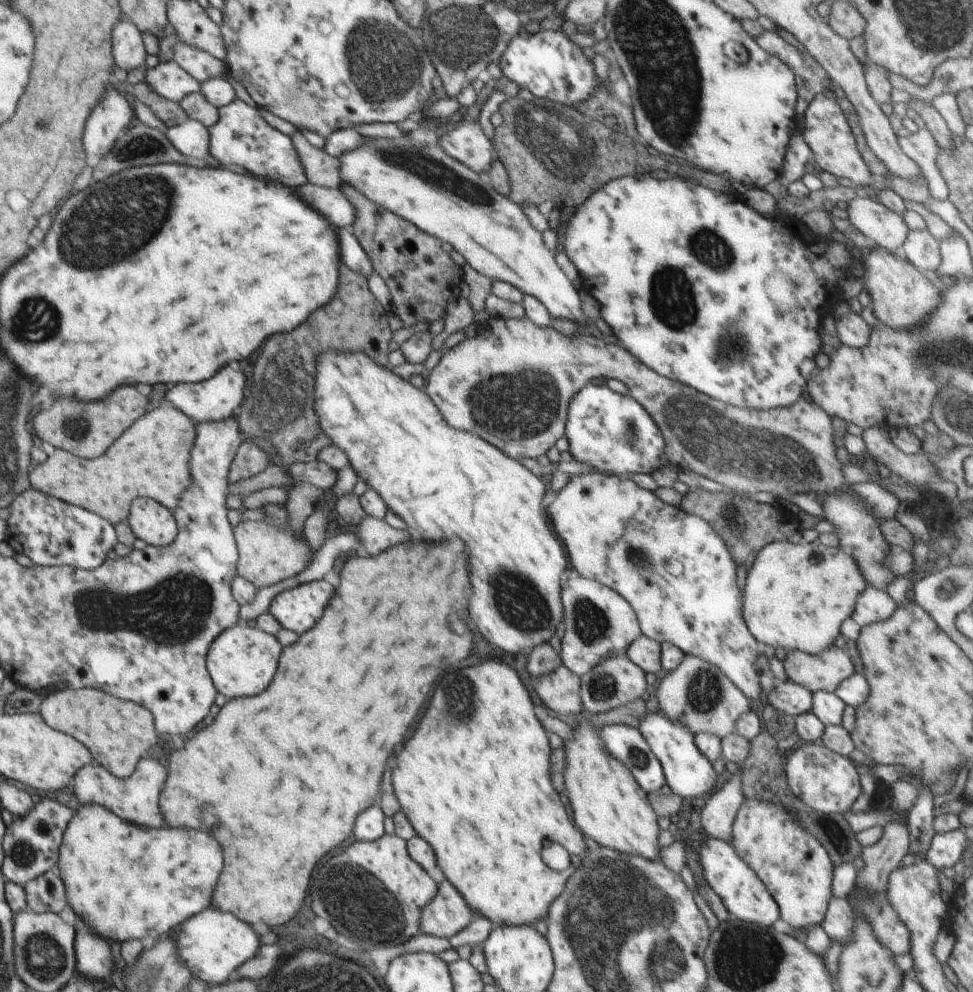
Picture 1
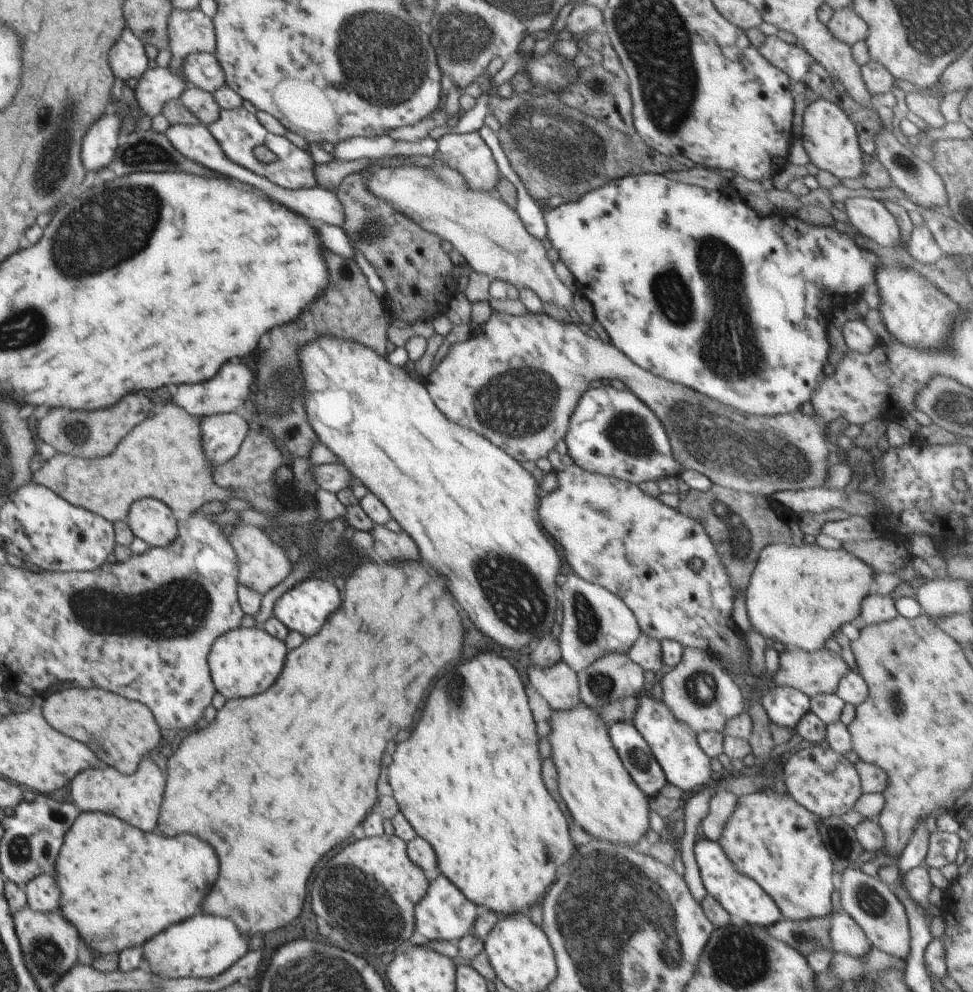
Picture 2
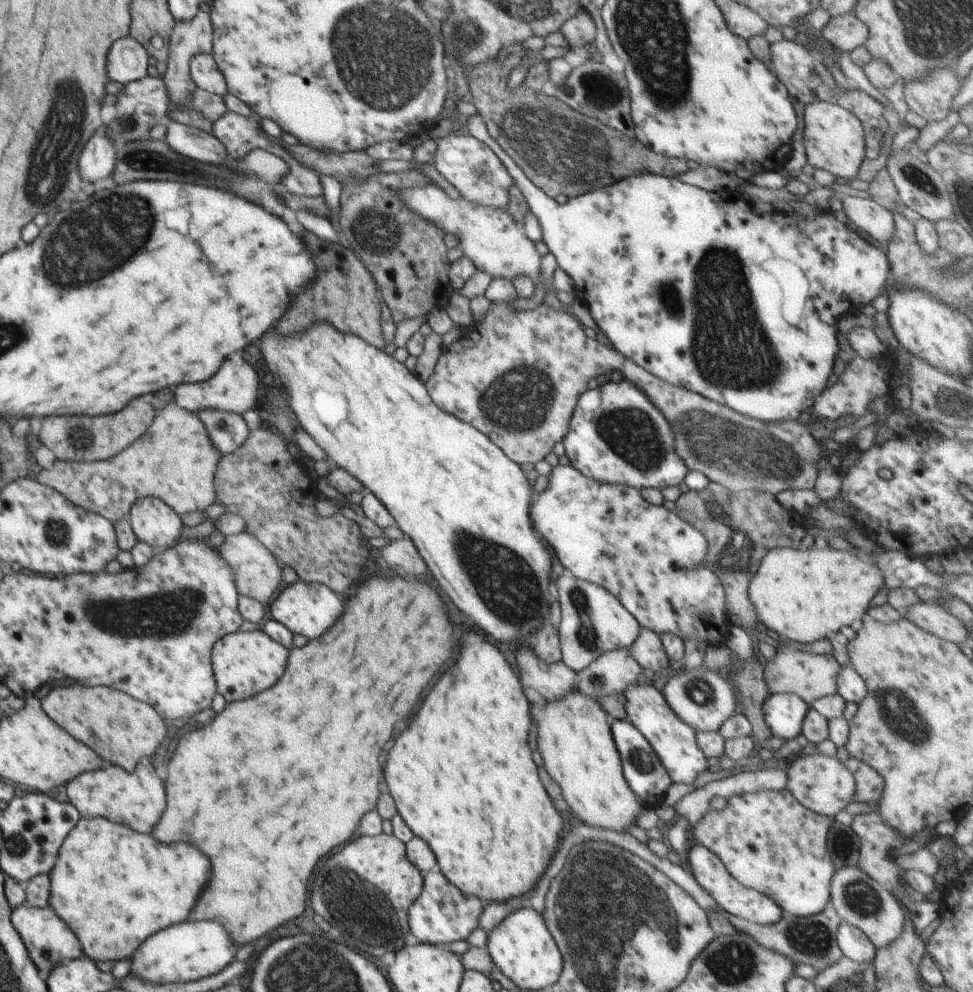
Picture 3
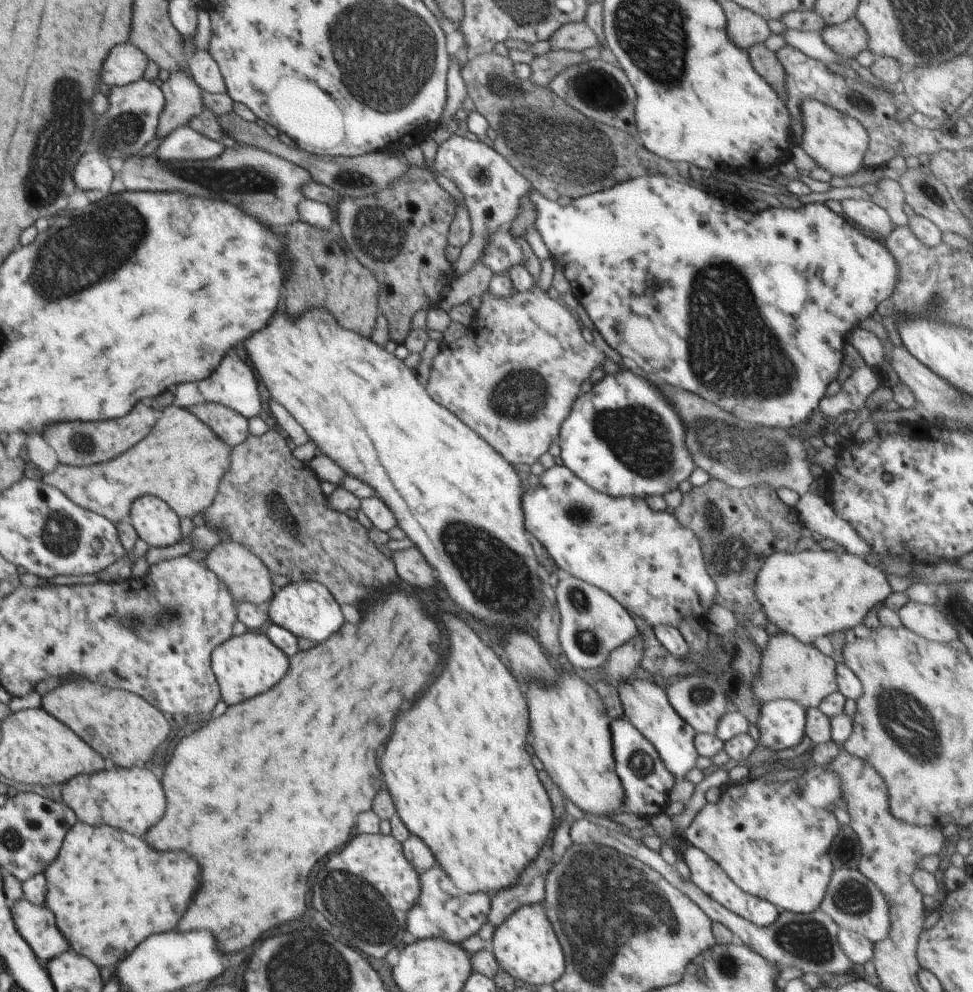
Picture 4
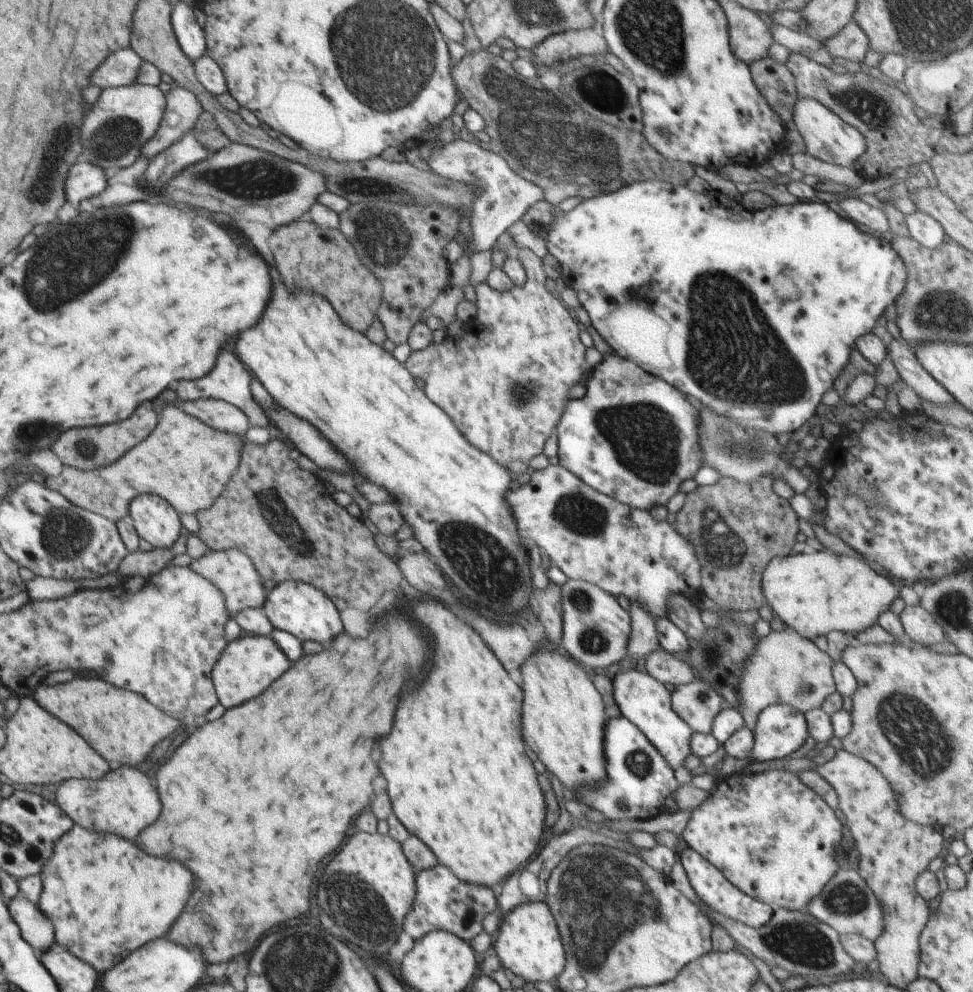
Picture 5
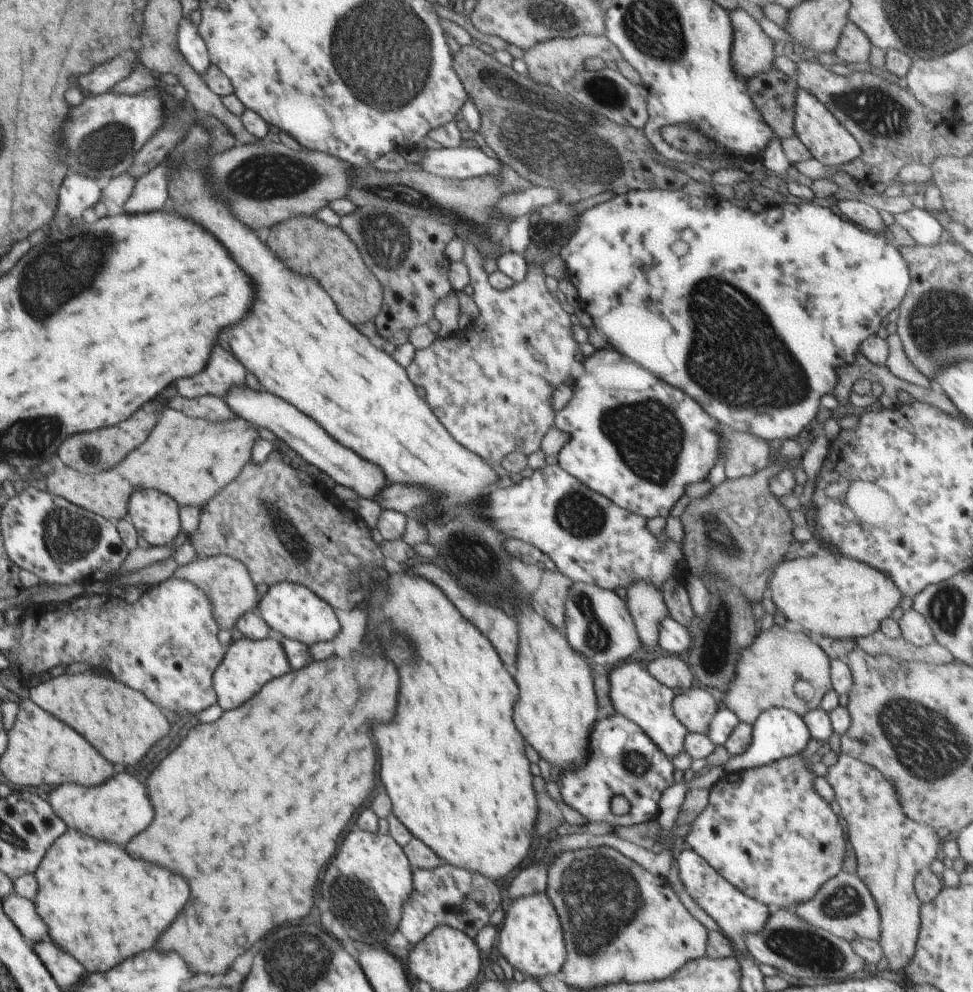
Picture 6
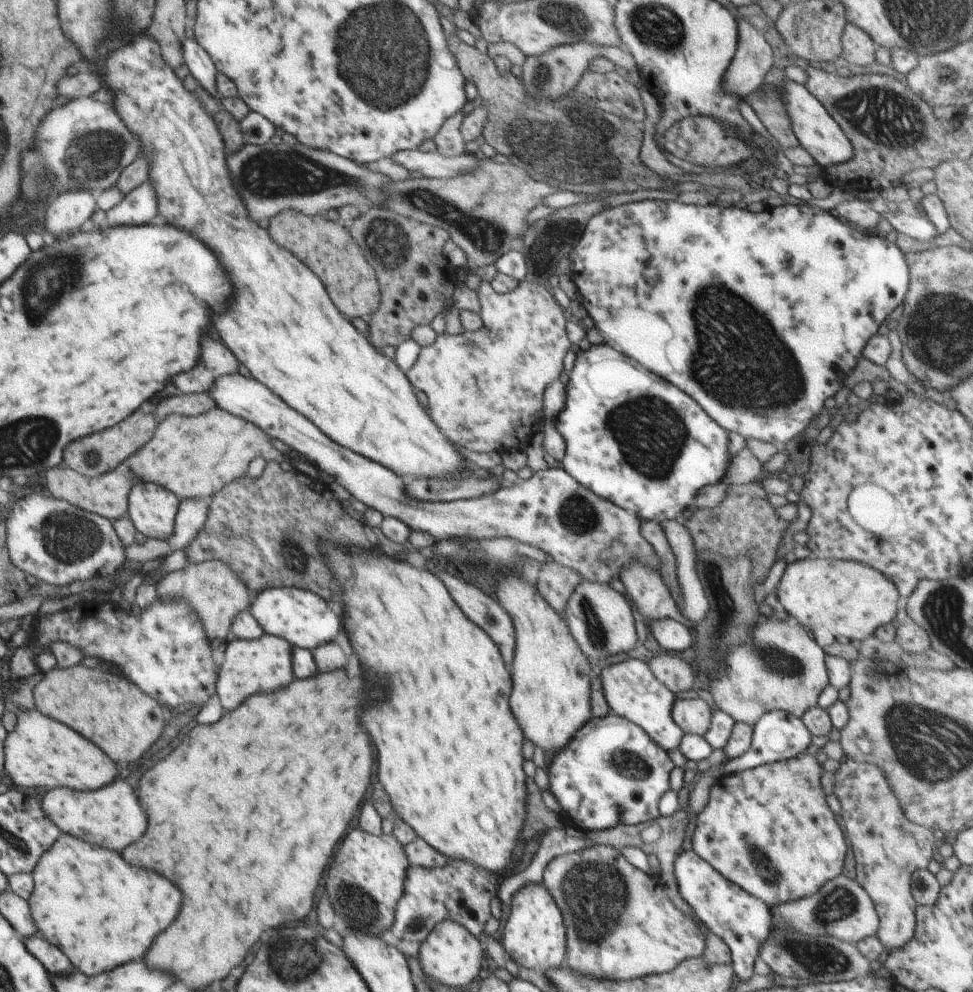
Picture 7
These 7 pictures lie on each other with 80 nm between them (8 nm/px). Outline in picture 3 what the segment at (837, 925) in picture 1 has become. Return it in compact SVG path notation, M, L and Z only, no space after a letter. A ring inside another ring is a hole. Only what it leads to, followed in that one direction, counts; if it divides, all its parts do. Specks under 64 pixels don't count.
M841 921L836 940L843 955L856 962L873 962L875 959L875 944L855 926Z

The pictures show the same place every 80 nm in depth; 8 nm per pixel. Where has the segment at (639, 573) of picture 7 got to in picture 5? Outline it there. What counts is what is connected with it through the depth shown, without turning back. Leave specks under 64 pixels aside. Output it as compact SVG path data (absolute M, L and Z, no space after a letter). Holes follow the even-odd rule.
M638 603L630 605L628 614L631 616L631 635L626 654L633 660L638 660L660 648L656 618Z

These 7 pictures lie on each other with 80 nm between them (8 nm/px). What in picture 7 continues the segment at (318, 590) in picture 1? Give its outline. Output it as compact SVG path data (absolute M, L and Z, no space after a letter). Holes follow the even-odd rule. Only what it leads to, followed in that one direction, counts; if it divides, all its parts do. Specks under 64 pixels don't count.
M301 587L268 588L258 594L248 611L264 628L264 633L281 637L291 646L310 651L314 651L314 648L320 644L332 642L342 628L340 618L330 610L330 604L310 590Z

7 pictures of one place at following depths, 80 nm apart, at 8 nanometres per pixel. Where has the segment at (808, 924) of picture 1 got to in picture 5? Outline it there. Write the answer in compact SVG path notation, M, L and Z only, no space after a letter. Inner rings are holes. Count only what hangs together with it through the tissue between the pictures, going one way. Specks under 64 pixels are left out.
M770 768L760 773L748 774L735 772L730 776L724 776L716 780L715 785L709 793L709 797L691 812L691 817L683 831L683 838L691 849L701 854L710 861L736 888L751 896L754 900L769 904L774 910L785 908L793 911L804 911L806 905L821 894L825 884L837 873L839 869L835 859L837 848L843 837L844 825L836 817L832 809L815 791L800 781L798 773L783 769Z

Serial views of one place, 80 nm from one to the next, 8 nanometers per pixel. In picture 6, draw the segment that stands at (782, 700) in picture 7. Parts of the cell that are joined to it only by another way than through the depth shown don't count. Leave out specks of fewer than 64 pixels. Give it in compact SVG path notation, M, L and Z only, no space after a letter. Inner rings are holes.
M774 624L770 630L758 630L753 643L745 648L735 664L735 677L727 684L727 694L723 694L724 704L737 717L739 722L753 725L757 716L769 708L784 708L794 711L801 718L812 709L818 708L822 697L832 689L830 663L827 652L823 650L816 638L810 636L799 626L778 626Z

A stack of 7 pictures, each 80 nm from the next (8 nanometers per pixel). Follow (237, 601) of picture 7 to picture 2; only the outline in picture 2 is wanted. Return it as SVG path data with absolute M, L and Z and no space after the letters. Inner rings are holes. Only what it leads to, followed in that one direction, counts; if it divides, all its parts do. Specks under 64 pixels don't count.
M253 525L234 526L229 535L229 541L237 556L238 574L237 581L240 585L264 596L268 590L284 582L291 573L292 568L288 558L287 550L276 545L263 528Z

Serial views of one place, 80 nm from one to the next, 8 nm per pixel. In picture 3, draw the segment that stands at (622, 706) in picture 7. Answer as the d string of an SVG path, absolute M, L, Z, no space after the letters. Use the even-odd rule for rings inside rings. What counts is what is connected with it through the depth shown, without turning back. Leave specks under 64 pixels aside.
M633 684L626 689L625 712L629 720L652 745L660 762L664 765L668 776L673 783L692 785L696 776L704 769L708 769L706 755L698 748L697 733L670 708L662 691L658 691L654 685Z

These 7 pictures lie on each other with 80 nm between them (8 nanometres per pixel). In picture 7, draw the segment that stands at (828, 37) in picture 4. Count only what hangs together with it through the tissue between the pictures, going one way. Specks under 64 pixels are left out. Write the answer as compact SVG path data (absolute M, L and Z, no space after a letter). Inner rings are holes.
M846 24L840 45L842 46L841 57L846 60L846 63L868 66L876 60L878 46L866 32L854 24Z

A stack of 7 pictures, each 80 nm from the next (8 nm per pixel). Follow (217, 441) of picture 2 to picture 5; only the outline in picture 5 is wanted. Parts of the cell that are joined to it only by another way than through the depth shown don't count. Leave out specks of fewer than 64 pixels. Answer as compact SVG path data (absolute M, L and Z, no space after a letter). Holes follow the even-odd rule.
M198 399L180 402L180 409L222 432L245 438L250 427L249 418L233 404L222 399Z

